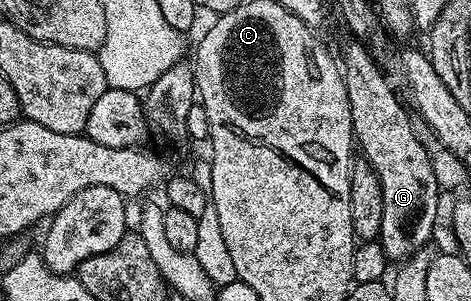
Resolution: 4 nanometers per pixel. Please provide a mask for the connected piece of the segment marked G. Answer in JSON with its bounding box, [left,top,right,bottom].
[341,39,441,263]

